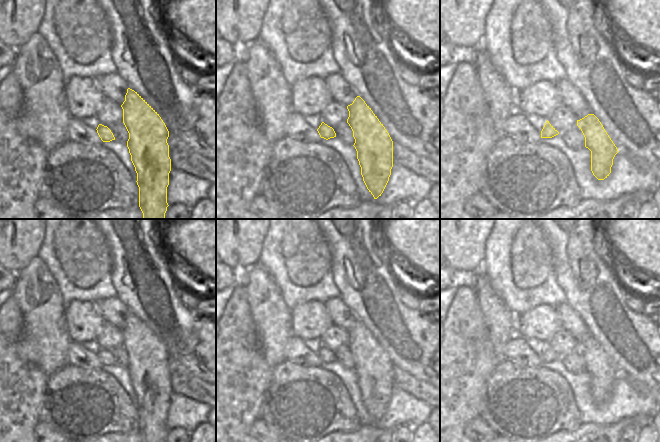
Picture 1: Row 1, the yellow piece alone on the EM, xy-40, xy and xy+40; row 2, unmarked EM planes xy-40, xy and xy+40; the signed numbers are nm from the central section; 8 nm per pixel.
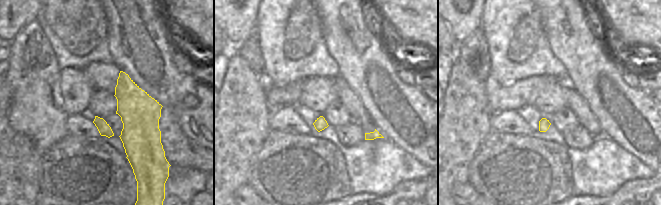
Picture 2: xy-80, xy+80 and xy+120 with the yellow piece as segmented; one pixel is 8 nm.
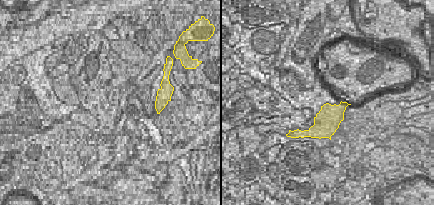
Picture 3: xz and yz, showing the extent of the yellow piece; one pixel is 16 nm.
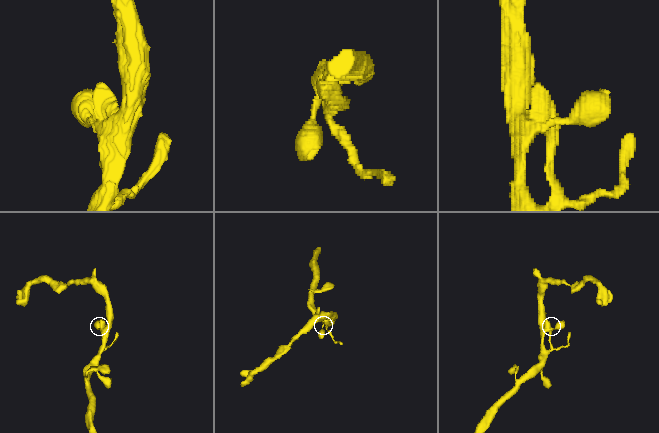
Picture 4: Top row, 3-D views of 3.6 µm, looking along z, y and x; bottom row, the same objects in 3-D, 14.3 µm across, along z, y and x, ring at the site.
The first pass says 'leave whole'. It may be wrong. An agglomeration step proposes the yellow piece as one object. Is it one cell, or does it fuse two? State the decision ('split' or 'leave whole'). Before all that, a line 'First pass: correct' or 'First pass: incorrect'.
First pass: correct
leave whole

